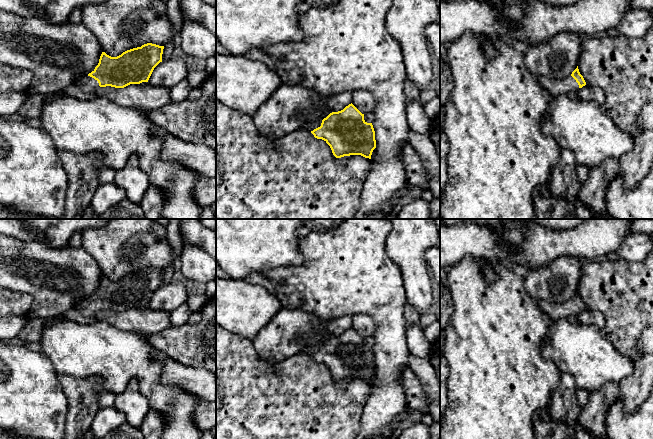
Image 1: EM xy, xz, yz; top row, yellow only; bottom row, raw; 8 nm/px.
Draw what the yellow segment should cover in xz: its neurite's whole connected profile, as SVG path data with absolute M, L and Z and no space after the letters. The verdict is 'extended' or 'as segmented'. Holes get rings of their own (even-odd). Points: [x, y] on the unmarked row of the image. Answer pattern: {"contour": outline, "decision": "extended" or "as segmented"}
{"contour": "M352 327L343 334L332 336L321 344L305 350L315 362L324 364L336 382L361 379L371 383L376 372L375 355Z", "decision": "extended"}

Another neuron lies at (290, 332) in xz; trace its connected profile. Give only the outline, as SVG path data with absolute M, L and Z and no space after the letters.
M282 309L250 340L258 356L271 364L283 362L352 327L352 316L320 320L313 313Z

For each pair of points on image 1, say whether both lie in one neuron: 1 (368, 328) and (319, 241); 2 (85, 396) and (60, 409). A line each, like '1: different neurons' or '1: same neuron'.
1: different neurons
2: different neurons

